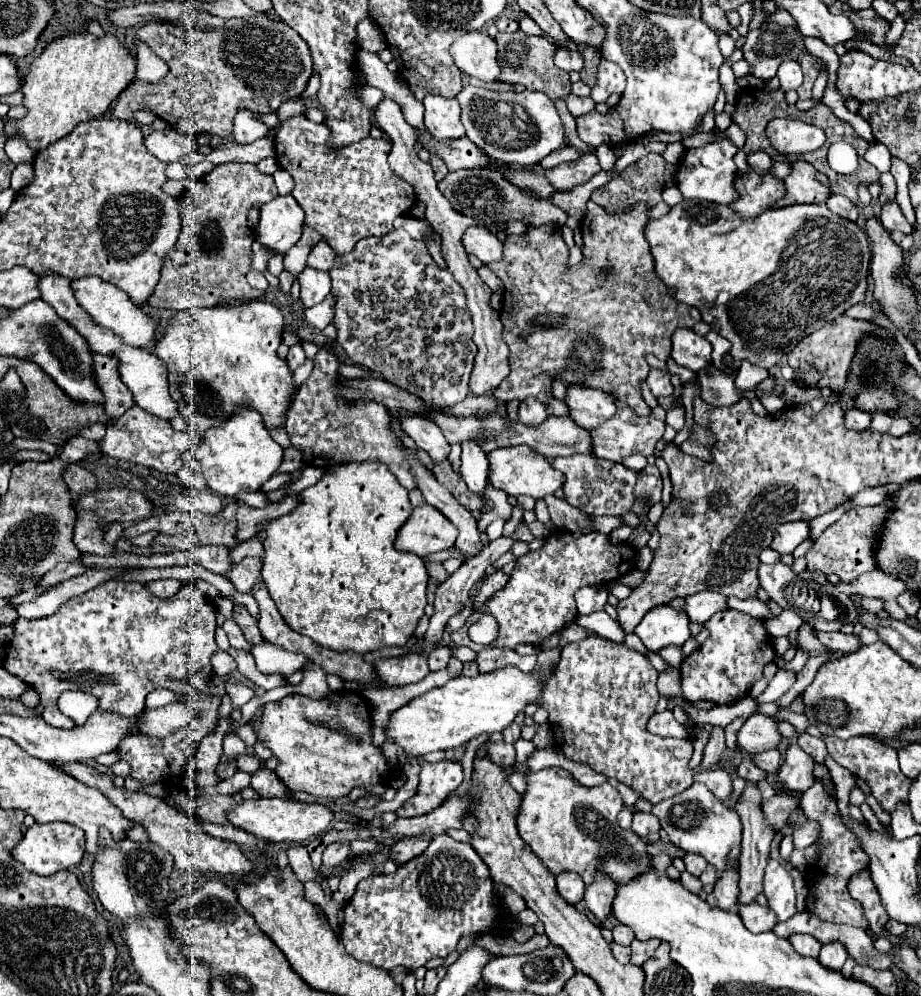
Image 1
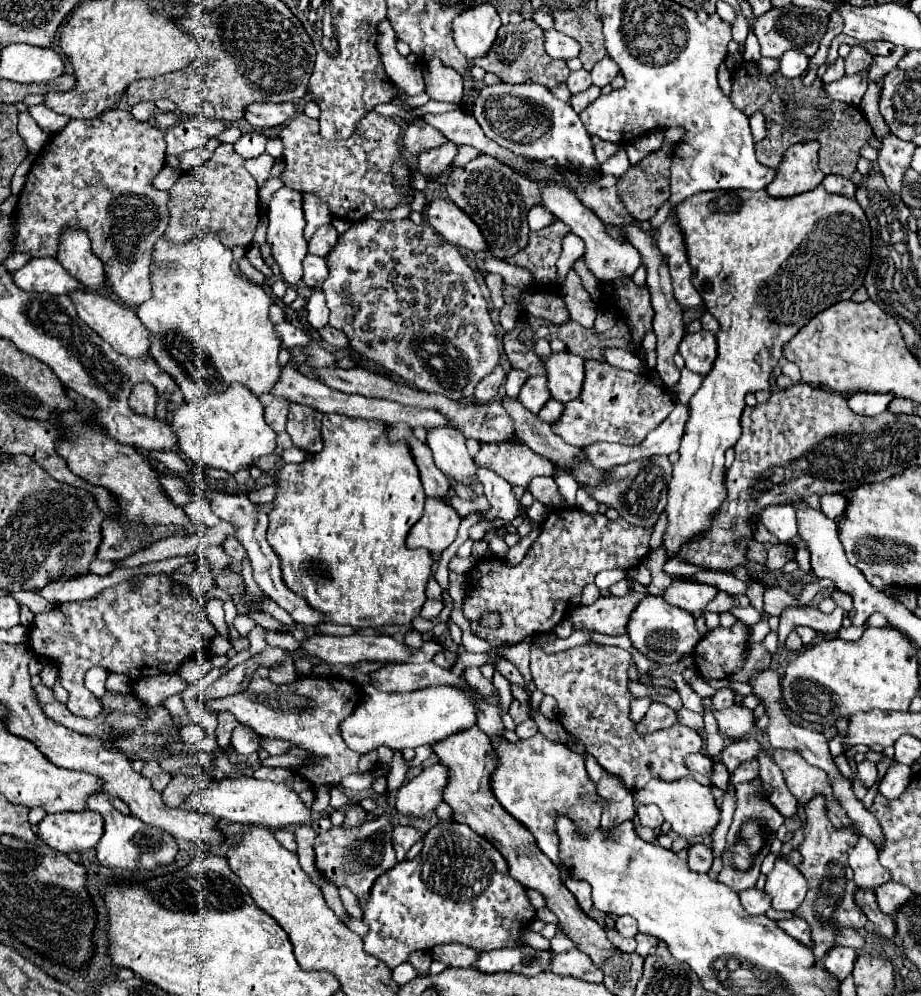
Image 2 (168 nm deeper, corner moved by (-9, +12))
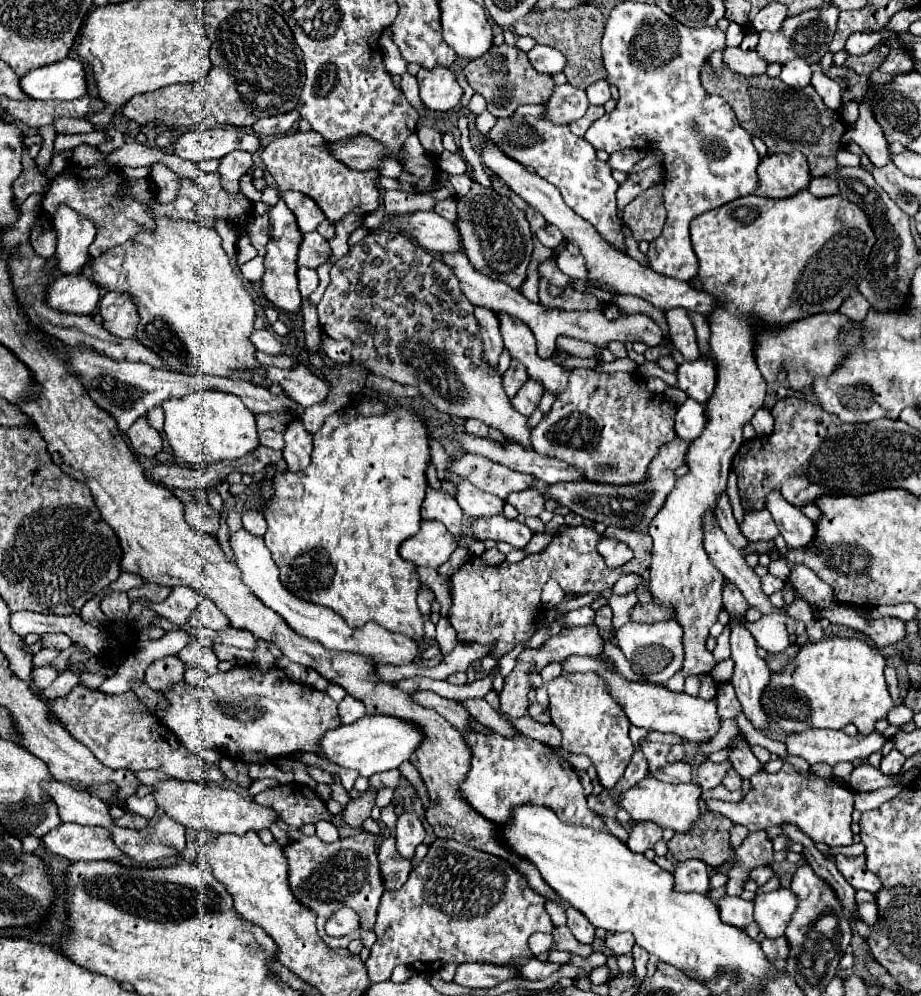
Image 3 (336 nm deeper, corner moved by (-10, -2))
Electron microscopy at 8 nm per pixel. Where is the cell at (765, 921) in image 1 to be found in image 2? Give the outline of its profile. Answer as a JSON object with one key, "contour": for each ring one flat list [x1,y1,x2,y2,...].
{"contour":[[749,888,749,890,739,892,739,902,743,904,743,908,751,916,765,914,771,908,771,898,763,890,757,890,757,888]]}

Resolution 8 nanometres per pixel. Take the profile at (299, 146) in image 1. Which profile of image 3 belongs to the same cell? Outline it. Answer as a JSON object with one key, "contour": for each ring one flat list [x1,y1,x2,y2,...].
{"contour":[[292,132,280,138,274,138,264,146,260,158,274,176,278,192,302,192,310,196,330,222,340,222,346,214,366,216,374,212,382,202,382,188,378,186,378,170,358,172,342,164,328,148,328,142,322,134,316,132]]}

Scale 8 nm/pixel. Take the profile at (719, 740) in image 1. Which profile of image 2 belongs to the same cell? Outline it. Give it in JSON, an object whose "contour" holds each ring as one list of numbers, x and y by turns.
{"contour":[[721,688,721,690,715,692,713,702,715,702,715,708,723,710,723,708,729,708,729,706,735,704,735,696,733,696,733,692,729,688]]}

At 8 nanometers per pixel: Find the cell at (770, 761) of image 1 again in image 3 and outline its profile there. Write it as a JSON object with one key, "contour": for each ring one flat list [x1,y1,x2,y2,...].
{"contour":[[706,760,696,770,696,782,702,786,702,790,714,788,714,786,722,784,722,780,724,780,724,776,726,776,726,772,730,768,732,768,732,762,728,762,728,760,726,762,720,762,720,764]]}

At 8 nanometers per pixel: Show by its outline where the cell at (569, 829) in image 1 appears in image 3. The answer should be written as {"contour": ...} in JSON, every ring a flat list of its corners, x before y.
{"contour":[[480,732,468,734,468,746,472,746,472,770,462,782,460,792,468,804,480,812,484,818,504,824,512,818,512,812,524,804,548,806,558,814,560,820,568,824,588,826,594,830,604,830,602,818,586,806,584,788,578,780,574,768,560,760,552,748,526,736,504,738,500,734,484,736]]}

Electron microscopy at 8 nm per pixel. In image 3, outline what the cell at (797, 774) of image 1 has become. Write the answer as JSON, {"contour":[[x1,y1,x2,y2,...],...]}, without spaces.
{"contour":[[784,764,780,772,760,772,752,776,750,782,752,790,740,802,730,804,720,800,708,800,708,810,724,814,732,822,746,826,750,832,790,822,800,826,814,842,824,842,830,848,850,846,854,842,854,834,850,830,854,798,850,790,838,786,834,780,824,780,812,772,798,772,790,764]]}

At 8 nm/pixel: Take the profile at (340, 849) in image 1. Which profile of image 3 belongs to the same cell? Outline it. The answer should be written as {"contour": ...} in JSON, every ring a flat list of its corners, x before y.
{"contour":[[364,792,364,794,356,796,344,810,344,822,350,828,362,828,362,822,366,818,370,818,374,798,376,798,376,792]]}

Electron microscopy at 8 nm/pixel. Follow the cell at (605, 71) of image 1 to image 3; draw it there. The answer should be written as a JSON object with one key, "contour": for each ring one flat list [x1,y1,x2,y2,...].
{"contour":[[596,80,594,84,590,84,586,88,588,94,588,102,590,104,606,104,610,98,610,84,608,80]]}

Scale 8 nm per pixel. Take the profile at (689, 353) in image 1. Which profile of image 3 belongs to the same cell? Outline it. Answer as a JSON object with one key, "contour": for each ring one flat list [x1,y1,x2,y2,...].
{"contour":[[700,356,692,362,684,362,678,372,678,388,684,390,690,398,698,402,706,402,712,396,716,386,716,364,710,356]]}

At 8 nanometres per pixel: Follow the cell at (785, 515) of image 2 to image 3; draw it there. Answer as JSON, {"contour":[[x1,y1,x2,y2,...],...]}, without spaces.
{"contour":[[744,504,744,510,746,510,746,516,744,516,744,524,740,526,740,530,744,532,744,536,750,542,774,540,780,534,780,530,768,510,756,512,756,510,750,510,748,504]]}

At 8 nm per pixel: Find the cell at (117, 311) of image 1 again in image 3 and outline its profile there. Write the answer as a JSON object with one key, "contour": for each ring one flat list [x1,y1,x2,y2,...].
{"contour":[[60,208,54,218,54,230,58,236,58,270,66,274,80,274,86,262,90,262,88,246,94,242,96,228,88,222,88,218,76,214,74,210]]}

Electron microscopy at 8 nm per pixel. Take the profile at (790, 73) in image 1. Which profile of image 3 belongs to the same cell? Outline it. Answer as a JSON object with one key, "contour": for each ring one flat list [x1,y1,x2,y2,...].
{"contour":[[796,58,792,62,786,62,782,66,782,74,780,74,782,82,788,84,790,88,804,88,810,84,810,78,812,78,812,68,802,60,802,58]]}

